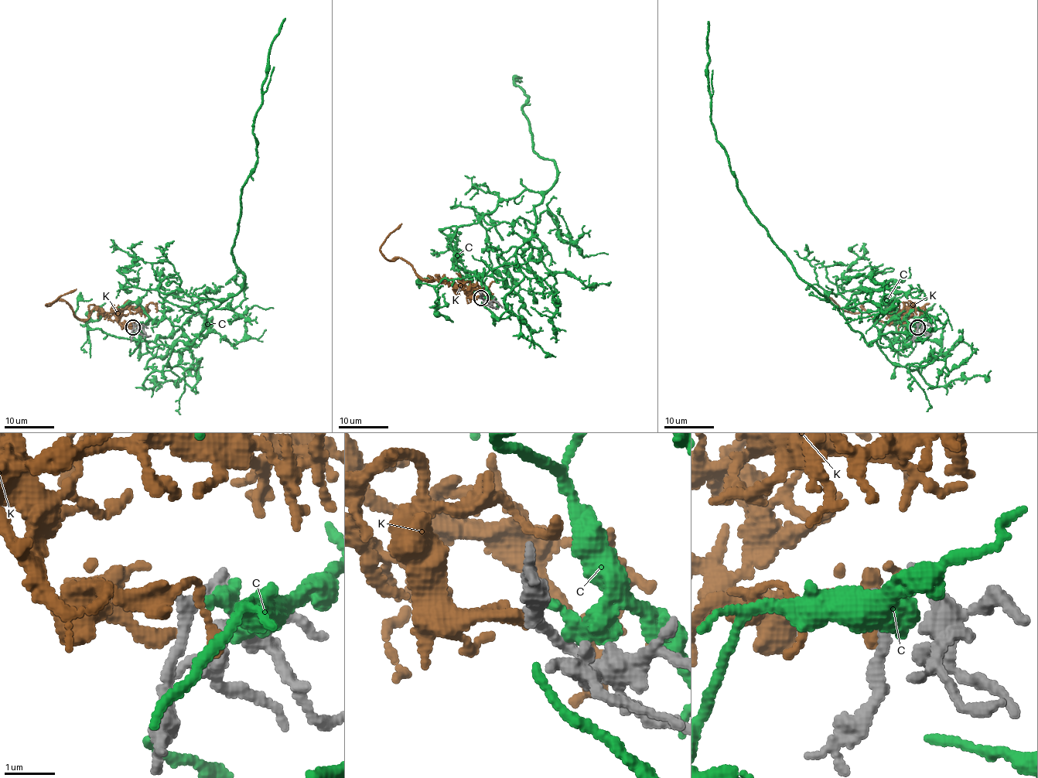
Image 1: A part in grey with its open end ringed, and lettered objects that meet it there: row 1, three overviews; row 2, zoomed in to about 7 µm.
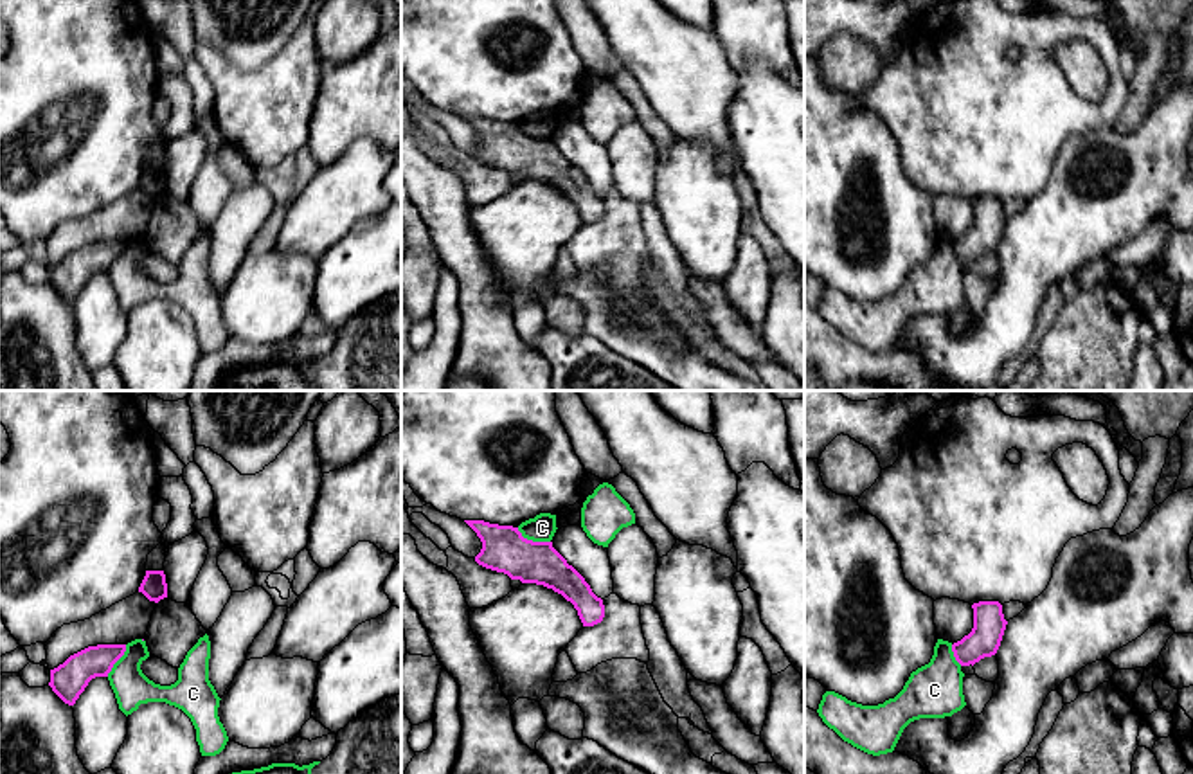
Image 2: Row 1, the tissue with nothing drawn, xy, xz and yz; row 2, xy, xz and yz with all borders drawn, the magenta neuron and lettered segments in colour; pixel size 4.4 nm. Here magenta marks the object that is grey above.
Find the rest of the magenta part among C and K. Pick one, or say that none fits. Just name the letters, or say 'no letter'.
K

